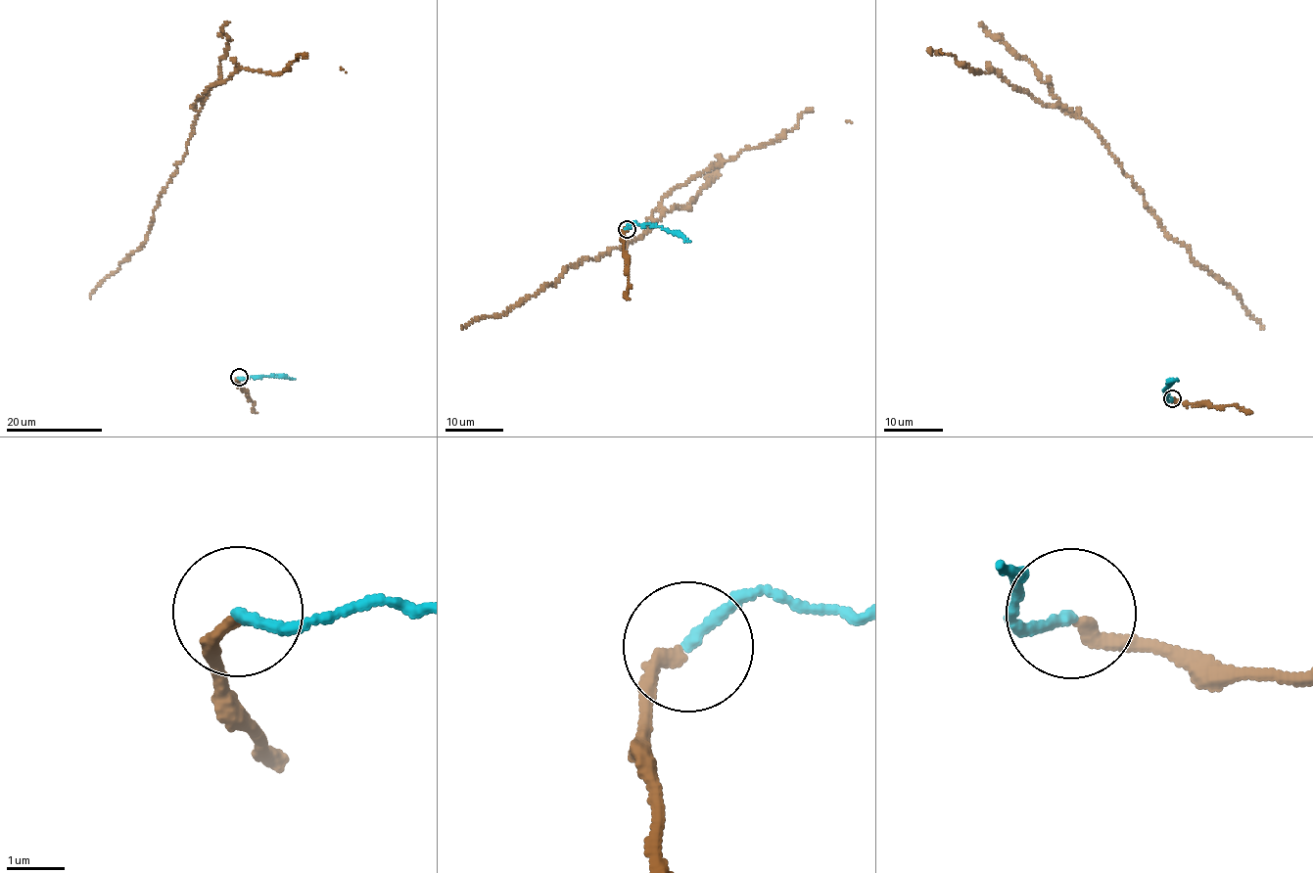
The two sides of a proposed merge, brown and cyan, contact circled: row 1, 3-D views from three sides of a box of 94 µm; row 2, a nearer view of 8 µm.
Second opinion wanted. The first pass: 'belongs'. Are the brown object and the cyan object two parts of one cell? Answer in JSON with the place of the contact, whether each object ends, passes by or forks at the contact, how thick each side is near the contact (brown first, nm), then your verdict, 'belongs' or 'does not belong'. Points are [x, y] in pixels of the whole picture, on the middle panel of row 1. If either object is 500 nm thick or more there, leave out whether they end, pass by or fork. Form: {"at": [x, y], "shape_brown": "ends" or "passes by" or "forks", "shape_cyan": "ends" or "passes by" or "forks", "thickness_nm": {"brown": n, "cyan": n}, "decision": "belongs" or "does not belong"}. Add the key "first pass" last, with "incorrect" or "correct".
{"at": [627, 229], "shape_brown": "ends", "shape_cyan": "ends", "thickness_nm": {"brown": 220, "cyan": 190}, "decision": "does not belong", "first pass": "incorrect"}

